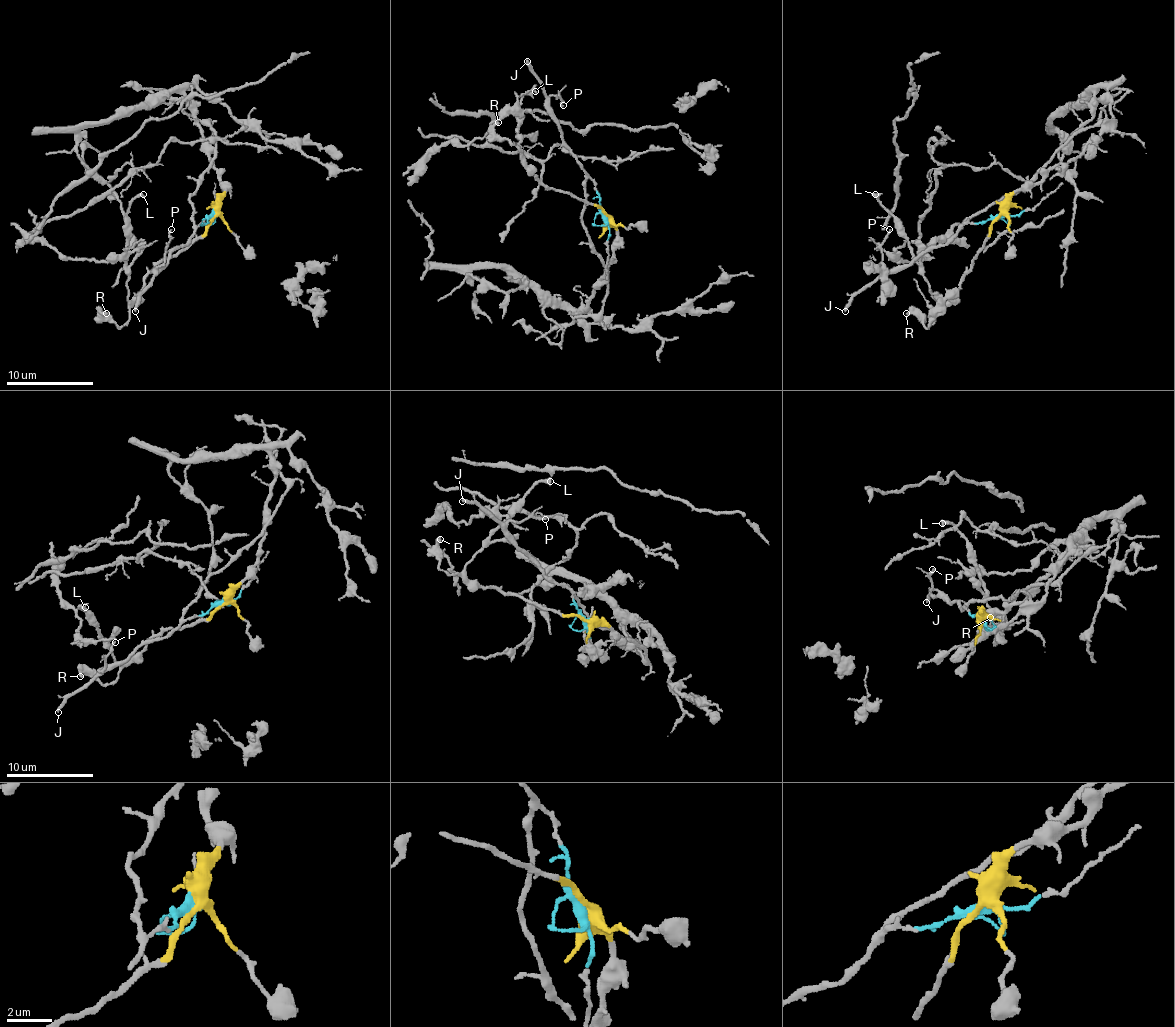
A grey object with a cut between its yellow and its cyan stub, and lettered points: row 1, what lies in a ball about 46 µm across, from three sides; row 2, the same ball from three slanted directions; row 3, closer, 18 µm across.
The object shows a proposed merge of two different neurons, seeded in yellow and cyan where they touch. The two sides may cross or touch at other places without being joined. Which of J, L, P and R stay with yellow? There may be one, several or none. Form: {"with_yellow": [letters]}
{"with_yellow": ["L", "R"]}

